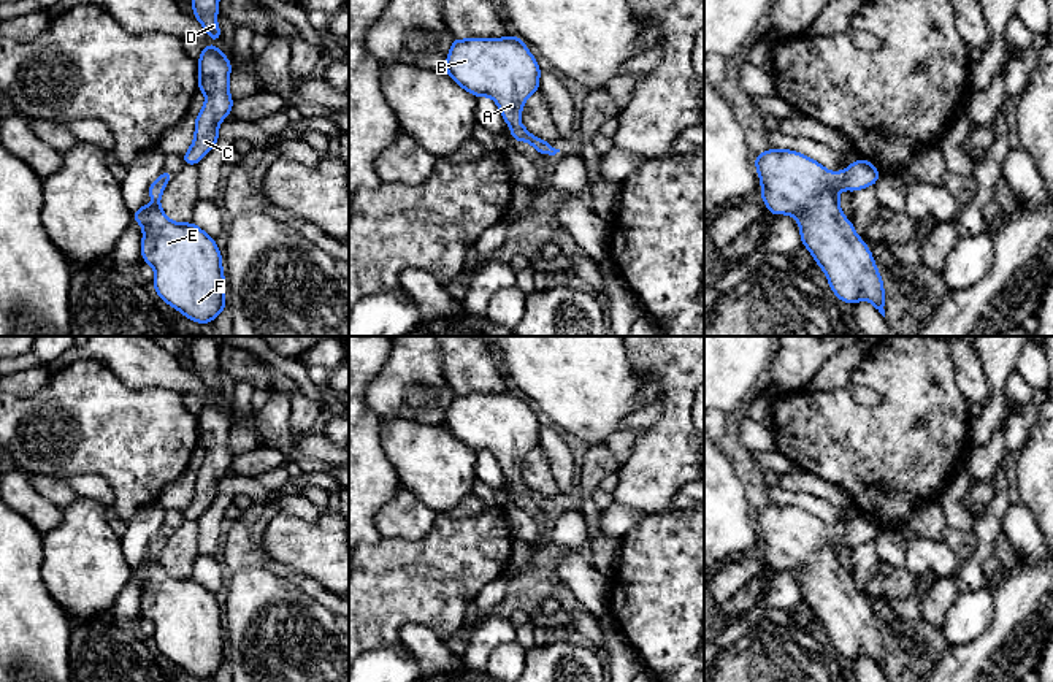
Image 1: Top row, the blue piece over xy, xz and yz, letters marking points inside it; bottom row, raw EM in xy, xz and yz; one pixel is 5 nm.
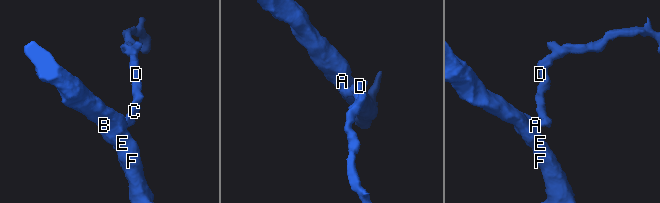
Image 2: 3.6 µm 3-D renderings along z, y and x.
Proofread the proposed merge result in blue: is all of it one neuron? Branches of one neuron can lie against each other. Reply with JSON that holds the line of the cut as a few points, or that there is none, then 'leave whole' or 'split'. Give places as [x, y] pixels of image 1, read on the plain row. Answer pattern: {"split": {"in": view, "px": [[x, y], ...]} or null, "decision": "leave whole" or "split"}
{"split": null, "decision": "leave whole"}

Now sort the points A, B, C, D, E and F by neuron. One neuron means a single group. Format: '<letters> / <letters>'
A B C D E F

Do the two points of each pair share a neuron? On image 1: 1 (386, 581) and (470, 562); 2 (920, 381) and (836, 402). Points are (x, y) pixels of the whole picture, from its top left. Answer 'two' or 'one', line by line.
1: one
2: one

